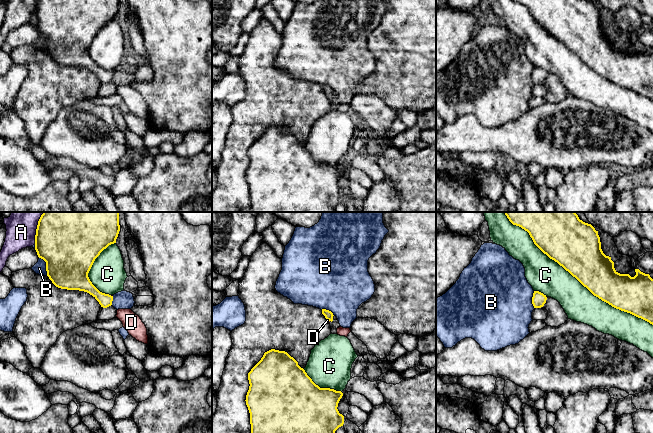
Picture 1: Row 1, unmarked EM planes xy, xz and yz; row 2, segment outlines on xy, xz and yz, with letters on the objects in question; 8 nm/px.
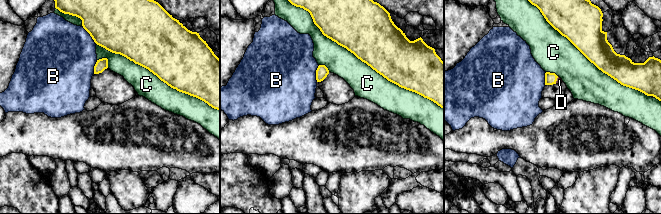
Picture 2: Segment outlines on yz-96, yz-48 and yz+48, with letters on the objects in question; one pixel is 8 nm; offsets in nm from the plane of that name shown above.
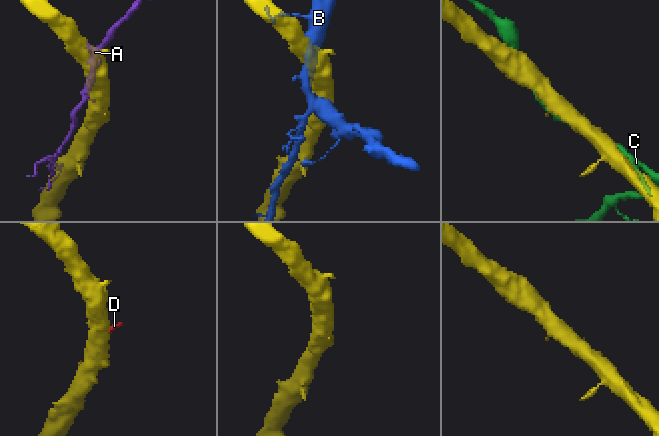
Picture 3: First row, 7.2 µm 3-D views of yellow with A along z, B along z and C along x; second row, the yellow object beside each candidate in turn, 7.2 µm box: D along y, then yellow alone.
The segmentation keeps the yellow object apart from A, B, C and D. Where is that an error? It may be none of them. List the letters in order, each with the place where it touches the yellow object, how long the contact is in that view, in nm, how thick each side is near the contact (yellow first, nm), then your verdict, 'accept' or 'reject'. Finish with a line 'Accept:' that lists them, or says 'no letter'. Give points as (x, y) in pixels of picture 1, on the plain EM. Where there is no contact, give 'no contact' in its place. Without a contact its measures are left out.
A: xy (36, 10) | 160 nm | 380/200 nm | reject
B: xy (46, 42) | 170 nm | 420/100 nm | reject
C: yz (580, 58) | 1400 nm | 360/260 nm | reject
D: xz (329, 96) | 40 nm | 70/20 nm | accept
Accept: D

